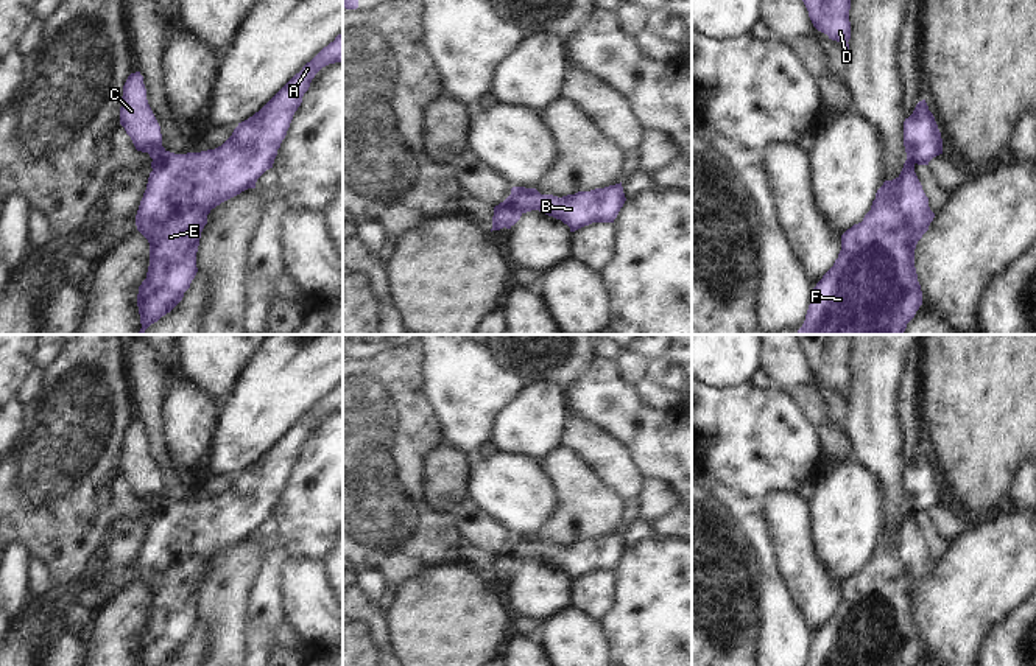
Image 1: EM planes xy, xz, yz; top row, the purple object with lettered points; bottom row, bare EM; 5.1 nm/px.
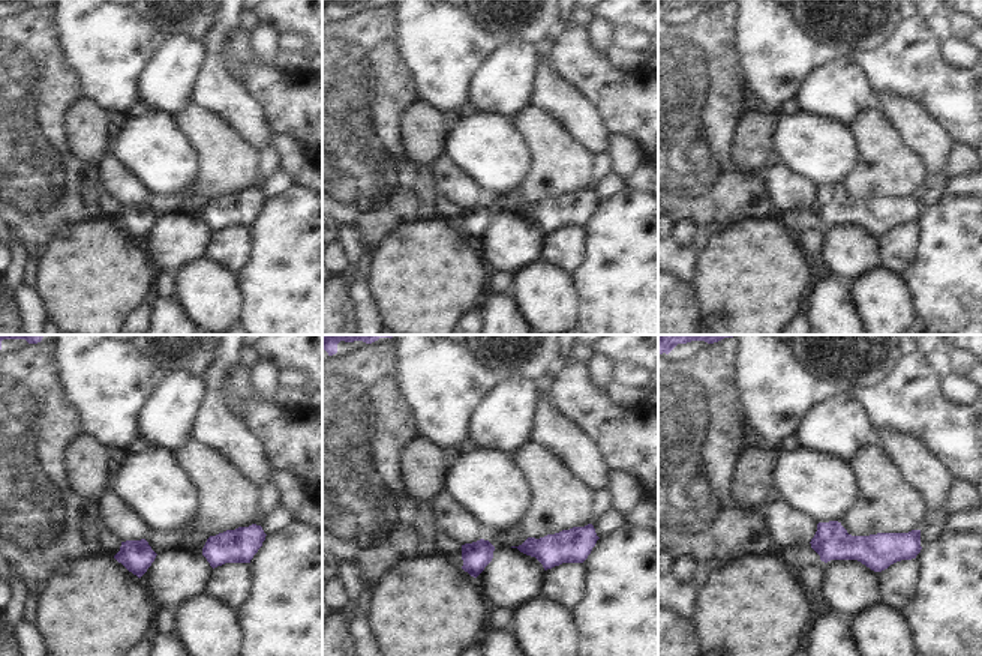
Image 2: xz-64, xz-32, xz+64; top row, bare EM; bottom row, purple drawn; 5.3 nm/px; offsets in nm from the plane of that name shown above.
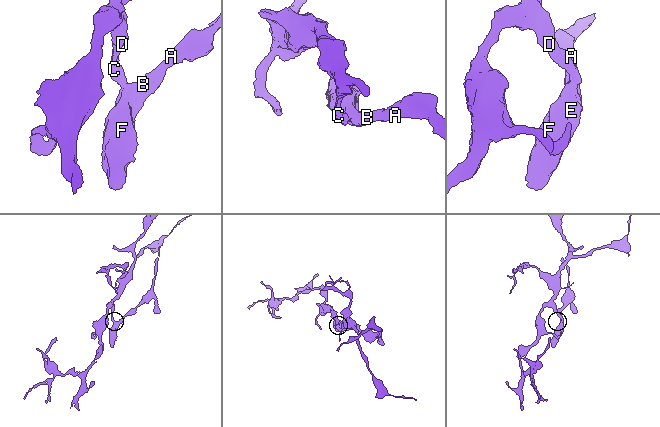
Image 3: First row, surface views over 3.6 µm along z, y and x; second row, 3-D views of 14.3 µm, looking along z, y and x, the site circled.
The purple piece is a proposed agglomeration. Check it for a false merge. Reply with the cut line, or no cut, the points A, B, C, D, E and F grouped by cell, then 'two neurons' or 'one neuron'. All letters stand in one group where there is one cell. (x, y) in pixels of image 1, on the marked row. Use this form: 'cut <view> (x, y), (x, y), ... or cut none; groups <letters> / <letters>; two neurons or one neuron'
cut xz (503, 201), (521, 213); groups A B E F / C D; two neurons

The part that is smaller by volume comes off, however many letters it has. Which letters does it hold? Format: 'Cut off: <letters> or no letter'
Cut off: A, B, E, F.

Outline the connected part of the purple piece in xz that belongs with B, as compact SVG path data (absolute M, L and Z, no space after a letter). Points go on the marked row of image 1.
M620 182L562 198L541 195L536 188L513 187L511 195L503 202L520 213L539 210L561 219L570 227L570 232L575 232L592 223L614 223L625 201Z

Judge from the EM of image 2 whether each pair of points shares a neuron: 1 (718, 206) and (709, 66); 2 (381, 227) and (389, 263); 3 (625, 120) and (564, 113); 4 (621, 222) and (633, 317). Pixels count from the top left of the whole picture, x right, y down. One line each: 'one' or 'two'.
1: one
2: two
3: two
4: one

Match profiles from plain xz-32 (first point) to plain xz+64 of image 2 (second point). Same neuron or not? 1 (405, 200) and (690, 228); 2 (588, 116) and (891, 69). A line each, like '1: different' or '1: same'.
1: different
2: different

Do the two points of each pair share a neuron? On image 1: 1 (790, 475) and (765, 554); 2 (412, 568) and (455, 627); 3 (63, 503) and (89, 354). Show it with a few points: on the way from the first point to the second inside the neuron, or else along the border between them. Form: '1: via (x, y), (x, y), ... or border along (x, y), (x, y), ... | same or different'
1: via (767, 486), (757, 495), (757, 531) | same
2: border along (452, 564), (408, 578), (394, 590) | different
3: via (63, 464), (67, 455), (69, 438), (69, 388) | same

